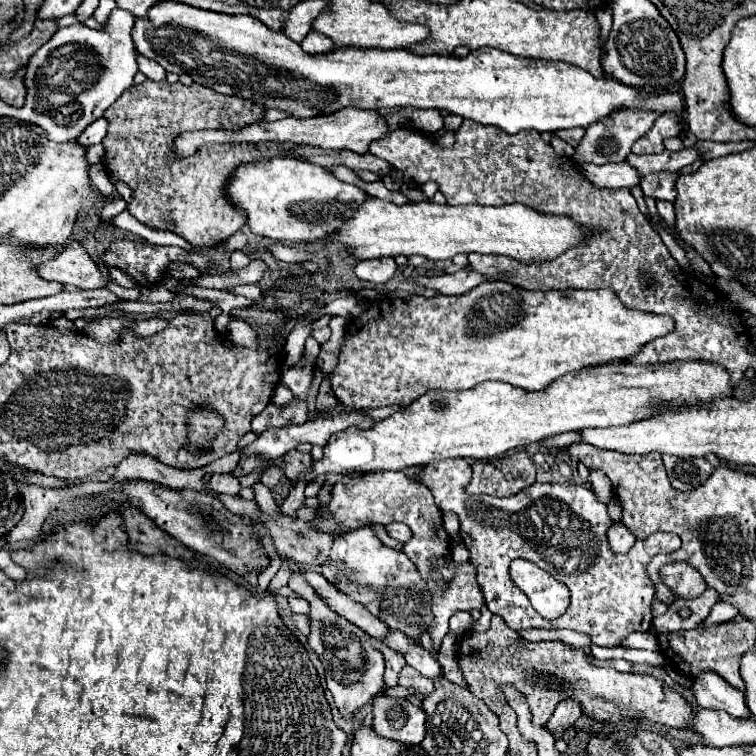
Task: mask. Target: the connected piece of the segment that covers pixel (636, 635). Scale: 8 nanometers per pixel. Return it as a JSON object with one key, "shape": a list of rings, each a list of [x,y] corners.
{"shape":[[[632,632],[630,636],[626,636],[626,640],[622,640],[624,648],[642,648],[642,650],[658,650],[658,642],[656,636],[650,632]]]}

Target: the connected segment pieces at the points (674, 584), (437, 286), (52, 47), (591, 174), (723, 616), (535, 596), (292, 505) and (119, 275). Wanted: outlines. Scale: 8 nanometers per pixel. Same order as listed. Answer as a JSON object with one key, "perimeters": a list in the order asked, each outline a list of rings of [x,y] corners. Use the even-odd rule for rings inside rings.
{"perimeters":[[[[674,562],[660,568],[660,580],[672,590],[676,598],[696,598],[706,590],[706,582],[702,580],[702,574],[698,574],[696,568],[690,568],[690,564]]],[[[462,268],[454,274],[444,274],[444,276],[416,276],[416,284],[424,288],[434,288],[440,294],[464,294],[472,288],[476,288],[482,282],[482,276],[474,272],[472,268]]],[[[114,8],[112,14],[110,14],[110,18],[108,18],[108,22],[104,24],[104,32],[90,30],[90,28],[84,26],[84,24],[72,24],[72,26],[68,26],[68,28],[56,30],[54,36],[52,36],[42,48],[38,48],[38,52],[34,52],[34,56],[30,56],[32,60],[30,60],[30,64],[28,64],[28,68],[26,68],[26,74],[24,74],[26,104],[24,104],[20,110],[10,110],[10,116],[16,116],[16,118],[20,118],[22,122],[30,122],[30,124],[40,126],[40,128],[46,132],[46,136],[48,136],[50,140],[54,140],[54,142],[70,142],[70,140],[76,140],[76,138],[84,132],[84,128],[86,128],[90,122],[98,120],[98,118],[104,114],[104,110],[110,108],[126,88],[132,86],[132,78],[134,78],[134,74],[138,72],[136,48],[134,48],[134,42],[132,42],[132,36],[130,36],[132,26],[134,26],[134,16],[132,16],[130,12],[124,12],[122,8]],[[66,44],[86,44],[86,48],[90,48],[90,52],[86,52],[86,54],[92,54],[94,60],[96,60],[94,66],[98,66],[98,70],[94,72],[94,80],[90,82],[90,88],[86,88],[86,92],[78,92],[78,96],[70,96],[70,92],[62,92],[62,88],[50,88],[50,82],[42,76],[42,68],[48,66],[50,60],[54,58],[54,52],[56,52],[58,48],[66,46]]],[[[618,162],[618,164],[582,164],[580,172],[596,184],[598,188],[636,188],[640,186],[640,174],[628,164],[628,162]]],[[[718,602],[718,604],[712,608],[710,616],[708,616],[700,626],[702,626],[702,628],[708,628],[708,626],[720,624],[720,622],[724,622],[724,620],[734,620],[734,618],[738,618],[738,616],[740,616],[738,608],[734,608],[734,606],[730,606],[730,604],[724,604],[724,602]]],[[[514,560],[510,564],[510,576],[514,584],[528,596],[534,610],[546,620],[562,616],[570,604],[570,592],[548,572],[528,560]]],[[[298,480],[298,482],[294,482],[294,488],[292,488],[292,492],[290,492],[290,496],[284,500],[284,504],[280,506],[280,510],[282,510],[282,514],[286,514],[286,516],[290,516],[292,520],[296,520],[296,512],[298,512],[298,508],[302,508],[304,506],[304,488],[306,488],[306,480]]],[[[110,268],[108,272],[110,272],[110,276],[118,282],[118,286],[124,286],[124,288],[134,288],[134,286],[136,286],[136,282],[134,282],[128,274],[124,274],[122,270],[118,270],[118,268]]]]}

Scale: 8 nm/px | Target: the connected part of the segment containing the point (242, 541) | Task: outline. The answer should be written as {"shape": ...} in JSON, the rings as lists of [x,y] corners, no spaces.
{"shape":[[[146,480],[126,482],[122,494],[130,502],[130,506],[140,508],[164,532],[178,538],[190,550],[218,560],[222,566],[242,578],[254,570],[262,572],[270,564],[266,554],[258,552],[258,538],[254,536],[250,524],[246,524],[242,516],[236,516],[228,508],[224,508],[224,504],[216,498],[194,490],[172,490]]]}

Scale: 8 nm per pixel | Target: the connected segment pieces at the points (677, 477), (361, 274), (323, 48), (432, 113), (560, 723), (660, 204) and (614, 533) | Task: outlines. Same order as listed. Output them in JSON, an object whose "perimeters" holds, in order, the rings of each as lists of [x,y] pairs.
{"perimeters":[[[[662,456],[662,460],[664,460],[664,468],[668,472],[670,484],[682,492],[698,488],[720,462],[718,456],[704,456],[704,458]]],[[[394,258],[390,260],[360,260],[354,268],[354,274],[360,280],[374,282],[374,284],[384,284],[388,282],[396,272],[396,262]]],[[[308,32],[308,36],[300,44],[308,54],[326,54],[334,50],[334,42],[328,40],[328,36],[322,36],[318,32]]],[[[414,110],[412,126],[426,132],[426,134],[434,134],[444,128],[442,114],[438,110]]],[[[562,700],[558,704],[558,708],[554,710],[554,714],[550,716],[546,728],[556,734],[556,732],[564,732],[568,730],[578,718],[582,716],[582,708],[578,708],[576,700]]],[[[656,200],[656,208],[658,208],[658,214],[666,220],[666,224],[674,228],[674,206],[672,206],[672,202]]],[[[614,522],[612,526],[610,526],[610,530],[608,530],[608,540],[610,540],[610,548],[614,550],[614,552],[628,552],[632,546],[634,546],[634,542],[636,542],[636,538],[634,538],[634,534],[622,524],[622,522]]]]}

